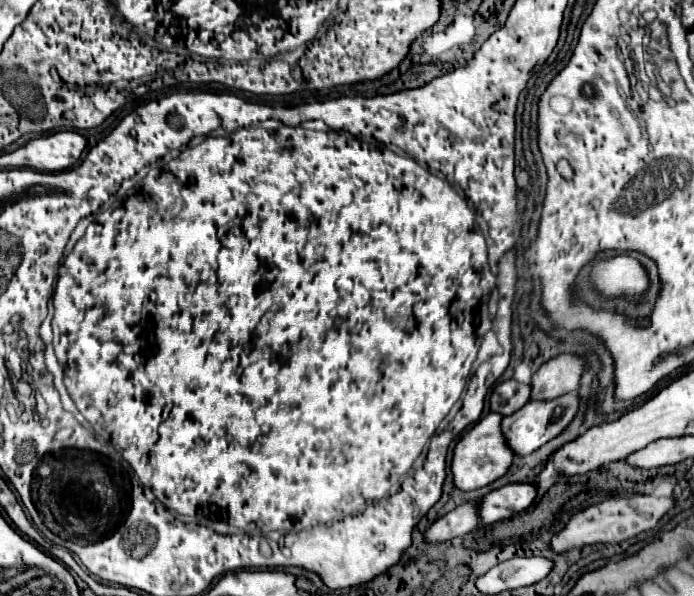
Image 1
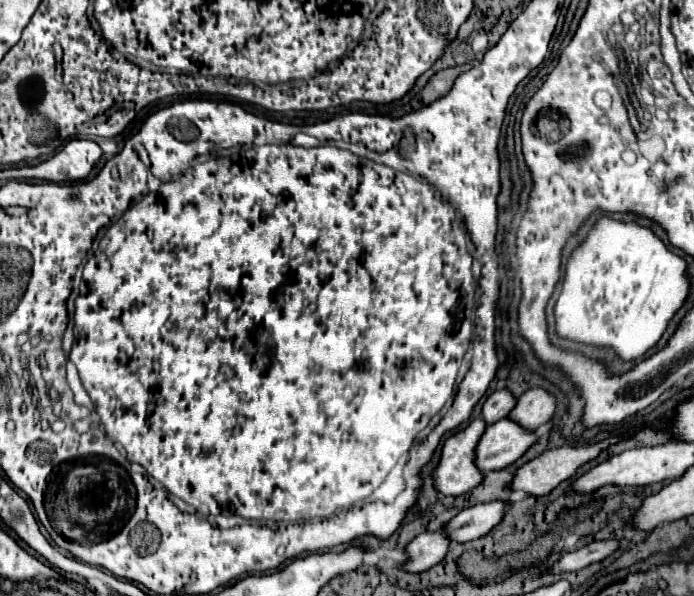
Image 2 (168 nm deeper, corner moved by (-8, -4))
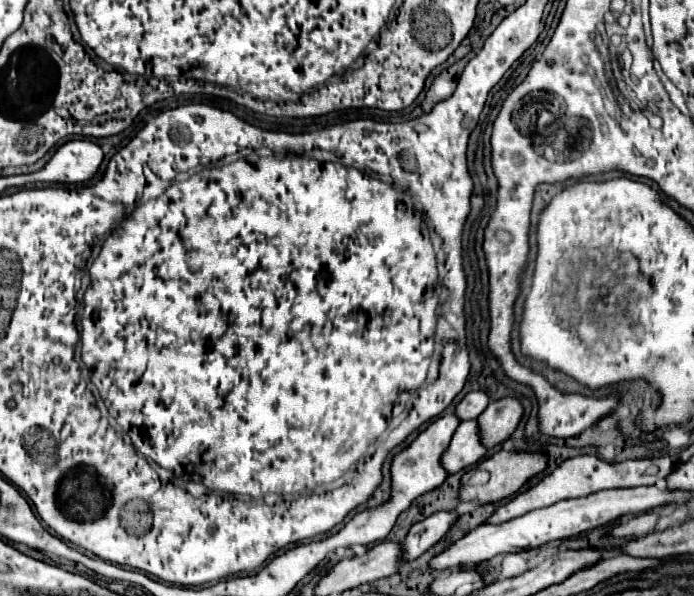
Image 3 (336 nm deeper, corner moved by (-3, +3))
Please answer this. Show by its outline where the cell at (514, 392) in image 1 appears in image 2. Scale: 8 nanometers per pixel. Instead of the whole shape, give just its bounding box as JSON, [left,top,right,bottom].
[482,390,516,424]

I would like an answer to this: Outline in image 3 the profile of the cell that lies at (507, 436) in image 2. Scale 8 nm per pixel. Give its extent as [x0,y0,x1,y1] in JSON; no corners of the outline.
[443,419,487,473]

